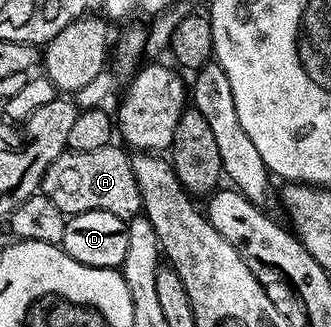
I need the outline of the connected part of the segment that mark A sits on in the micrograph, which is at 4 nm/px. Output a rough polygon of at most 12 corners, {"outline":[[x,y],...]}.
{"outline":[[111,143],[64,150],[41,194],[66,217],[127,221],[143,203],[131,156]]}

